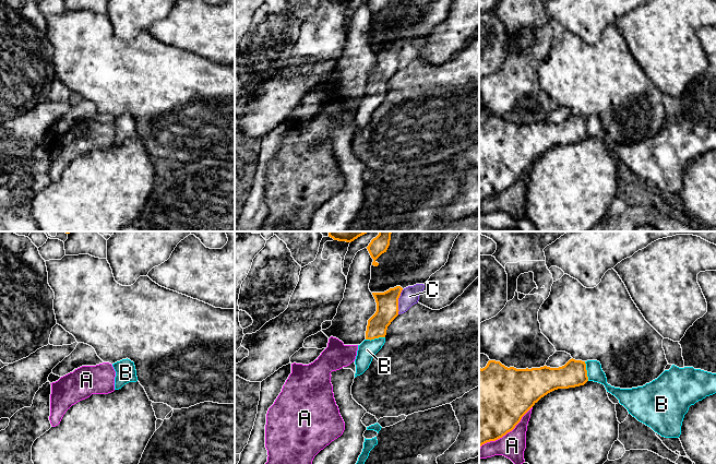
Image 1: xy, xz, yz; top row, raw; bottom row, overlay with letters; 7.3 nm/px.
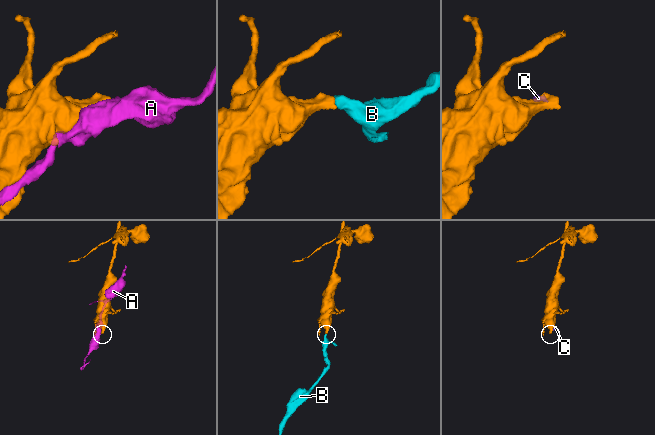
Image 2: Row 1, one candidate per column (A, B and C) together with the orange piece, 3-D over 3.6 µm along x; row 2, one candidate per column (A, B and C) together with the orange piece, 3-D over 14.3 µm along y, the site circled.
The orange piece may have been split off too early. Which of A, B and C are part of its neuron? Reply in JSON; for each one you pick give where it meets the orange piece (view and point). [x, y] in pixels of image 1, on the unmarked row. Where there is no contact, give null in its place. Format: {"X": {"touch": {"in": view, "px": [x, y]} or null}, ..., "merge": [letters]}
{"B": {"touch": {"in": "xz", "px": [374, 93]}}, "merge": ["B"]}

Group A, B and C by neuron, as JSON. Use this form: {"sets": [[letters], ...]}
{"sets": [["A"], ["B"], ["C"]]}

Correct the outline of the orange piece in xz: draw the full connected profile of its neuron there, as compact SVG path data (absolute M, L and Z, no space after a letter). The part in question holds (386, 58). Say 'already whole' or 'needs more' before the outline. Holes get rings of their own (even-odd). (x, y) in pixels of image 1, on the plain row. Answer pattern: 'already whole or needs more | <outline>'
needs more | M396 41L384 48L372 48L377 67L368 75L366 95L358 100L355 133L369 123L372 114L384 100L387 82L398 71L398 53L402 46L401 41Z

